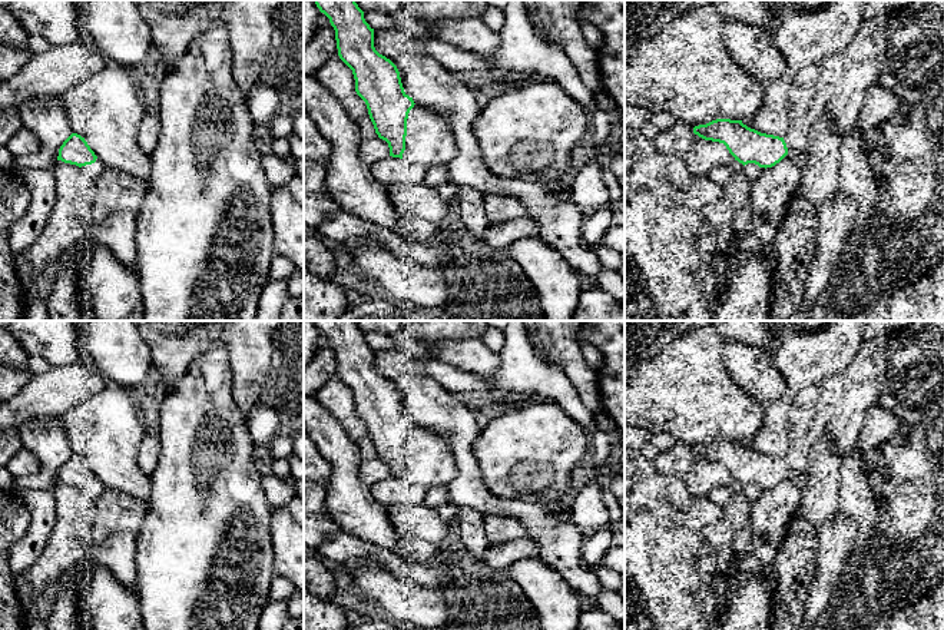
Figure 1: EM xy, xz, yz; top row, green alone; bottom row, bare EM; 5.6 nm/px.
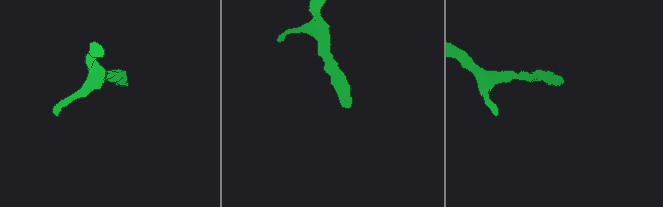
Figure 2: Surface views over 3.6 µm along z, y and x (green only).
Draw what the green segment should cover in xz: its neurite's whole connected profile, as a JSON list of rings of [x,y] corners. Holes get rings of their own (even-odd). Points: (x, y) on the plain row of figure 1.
[[[355,321],[314,322],[335,351],[338,377],[352,391],[375,454],[388,464],[390,477],[403,480],[407,440],[415,424],[404,412],[397,387],[375,371],[374,349]]]

